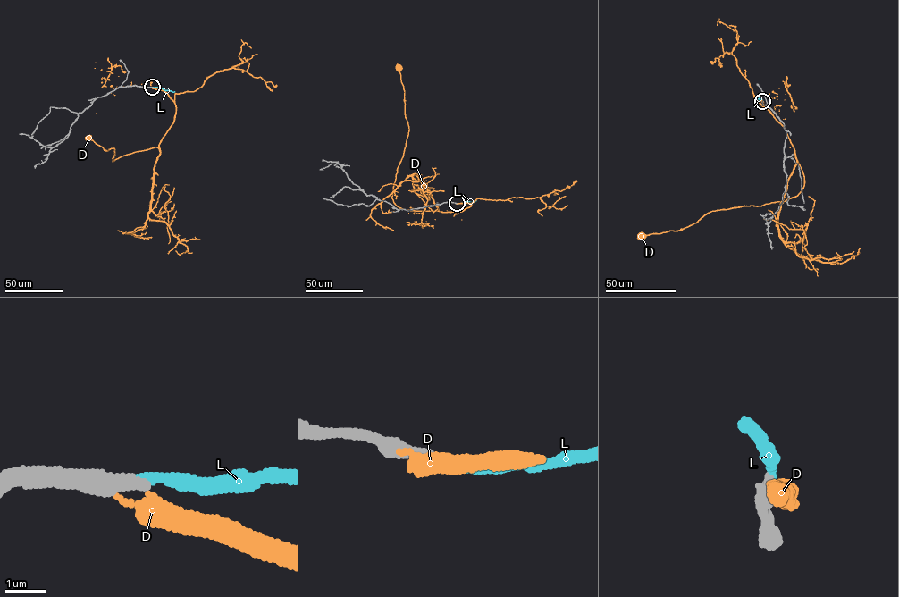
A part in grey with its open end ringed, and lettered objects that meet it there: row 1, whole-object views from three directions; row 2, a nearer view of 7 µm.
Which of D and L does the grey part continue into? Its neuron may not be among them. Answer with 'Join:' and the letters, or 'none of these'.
Join: L

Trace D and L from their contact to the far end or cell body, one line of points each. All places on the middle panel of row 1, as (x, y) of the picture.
D: (456, 203), (471, 204), (460, 212), (444, 212), (405, 209), (393, 202), (393, 183), (408, 130), (399, 68)
L: (457, 203), (476, 200)

